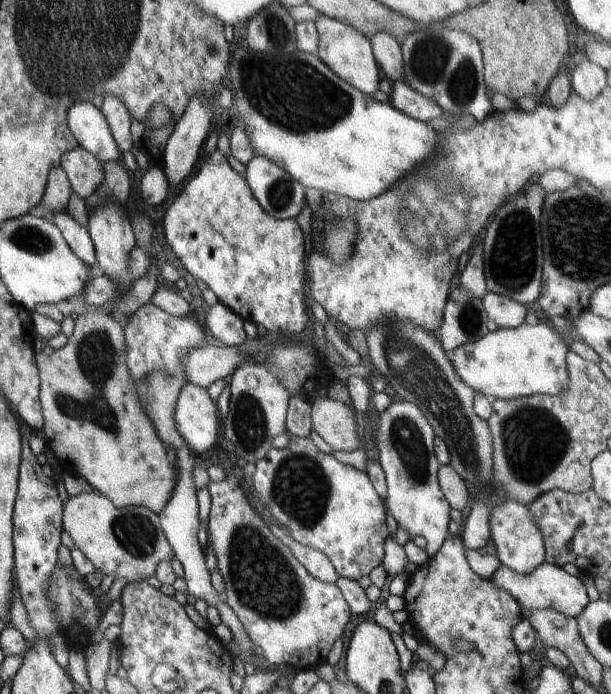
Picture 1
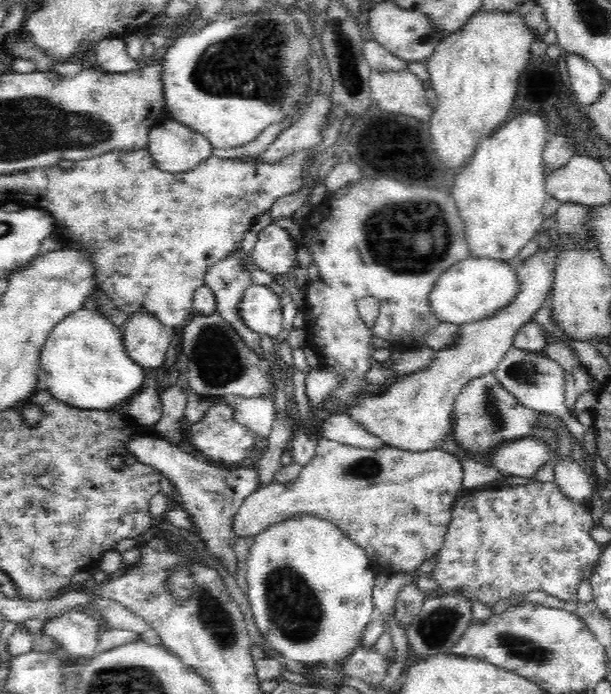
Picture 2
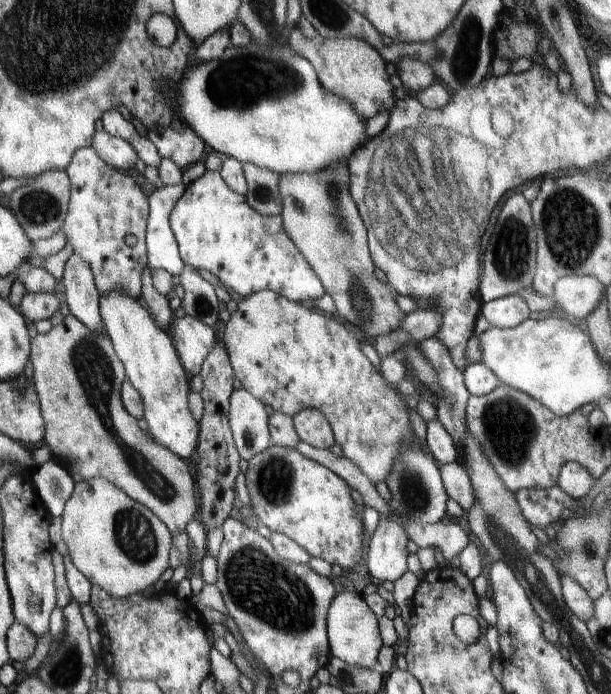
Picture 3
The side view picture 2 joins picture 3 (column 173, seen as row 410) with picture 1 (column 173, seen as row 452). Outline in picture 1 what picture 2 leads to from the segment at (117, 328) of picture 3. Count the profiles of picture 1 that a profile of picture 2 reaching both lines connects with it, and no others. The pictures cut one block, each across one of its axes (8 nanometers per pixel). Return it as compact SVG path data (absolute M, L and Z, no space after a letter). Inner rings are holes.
M186 383L173 414L177 431L194 454L206 452L218 438L218 407L208 389Z

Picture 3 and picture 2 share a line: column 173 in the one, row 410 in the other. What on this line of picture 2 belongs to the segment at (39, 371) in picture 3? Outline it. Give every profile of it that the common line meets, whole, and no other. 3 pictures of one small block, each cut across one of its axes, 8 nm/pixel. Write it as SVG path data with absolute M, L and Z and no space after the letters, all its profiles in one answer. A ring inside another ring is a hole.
M491 373L486 377L474 378L456 398L453 409L453 427L451 435L469 457L481 459L486 457L494 446L502 442L520 440L531 434L534 423L538 421L538 412L523 406L506 391Z

